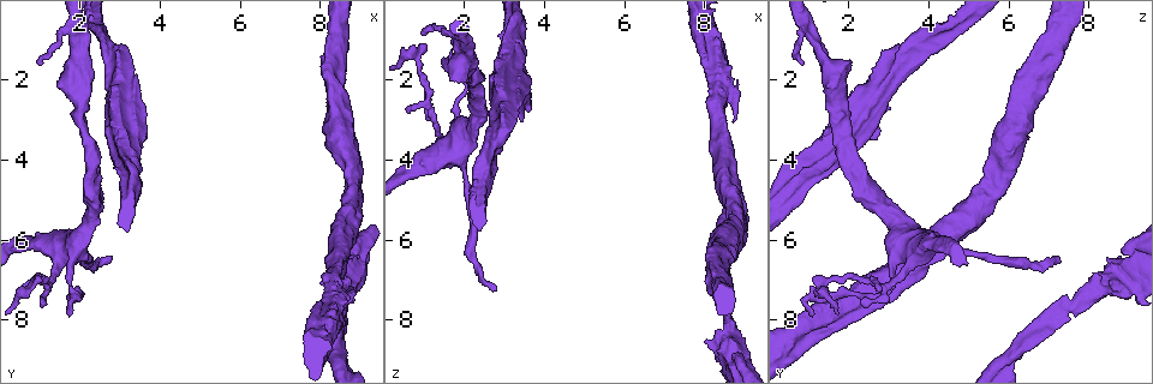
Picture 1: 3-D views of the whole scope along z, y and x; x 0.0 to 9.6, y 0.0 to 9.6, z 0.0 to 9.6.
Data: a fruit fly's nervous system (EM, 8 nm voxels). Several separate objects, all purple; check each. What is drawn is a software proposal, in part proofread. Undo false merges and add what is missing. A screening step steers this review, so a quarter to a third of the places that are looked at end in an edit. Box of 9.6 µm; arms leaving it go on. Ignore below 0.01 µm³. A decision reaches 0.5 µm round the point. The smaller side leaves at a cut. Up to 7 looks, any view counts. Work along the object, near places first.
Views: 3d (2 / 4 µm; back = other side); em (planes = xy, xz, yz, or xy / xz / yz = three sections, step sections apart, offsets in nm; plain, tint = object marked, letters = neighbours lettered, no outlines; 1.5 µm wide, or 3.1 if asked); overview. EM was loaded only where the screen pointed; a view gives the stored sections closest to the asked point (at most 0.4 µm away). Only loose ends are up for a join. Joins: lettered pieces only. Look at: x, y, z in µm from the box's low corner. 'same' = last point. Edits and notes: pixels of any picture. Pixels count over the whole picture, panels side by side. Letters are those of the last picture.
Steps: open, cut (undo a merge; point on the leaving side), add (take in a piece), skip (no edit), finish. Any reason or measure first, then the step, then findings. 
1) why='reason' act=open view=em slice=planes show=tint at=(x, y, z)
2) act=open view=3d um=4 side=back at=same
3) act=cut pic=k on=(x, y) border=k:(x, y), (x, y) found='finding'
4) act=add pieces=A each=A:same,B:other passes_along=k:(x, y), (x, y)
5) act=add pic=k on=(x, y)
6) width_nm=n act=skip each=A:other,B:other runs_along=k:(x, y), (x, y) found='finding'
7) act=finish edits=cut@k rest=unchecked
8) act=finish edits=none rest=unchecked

why='thick turns thin' act=open view=3d um=4 at=(2.60, 1.00, 3.90)

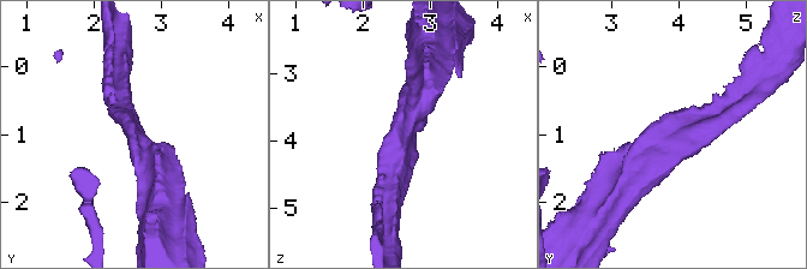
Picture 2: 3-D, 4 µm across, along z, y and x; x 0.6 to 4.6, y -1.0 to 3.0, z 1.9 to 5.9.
act=open view=em slice=xz step=4 show=tint at=(2.65, 1.00, 3.85)

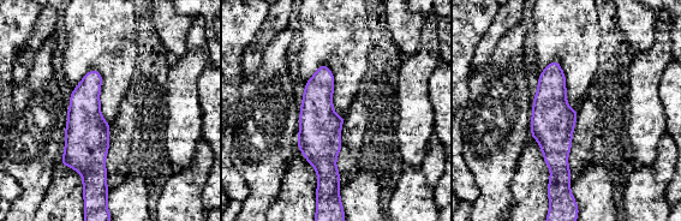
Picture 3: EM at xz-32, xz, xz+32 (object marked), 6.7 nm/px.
act=open view=em slice=planes show=letters at=same

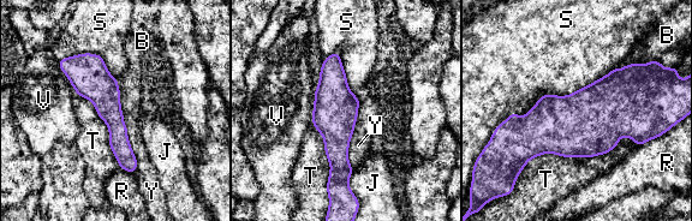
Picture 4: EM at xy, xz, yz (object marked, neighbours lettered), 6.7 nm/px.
width_nm=300 act=skip each=B:other,J:other,R:other,S:other,T:other,V:other,Y:other runs_along=4:(335, 55), (336, 156), (344, 183) found='all the same neuron'

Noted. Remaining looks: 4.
act=open view=em slice=xy step=4 show=tint at=(2.80, 6.35, 7.30)

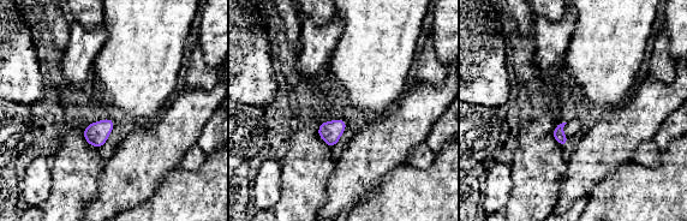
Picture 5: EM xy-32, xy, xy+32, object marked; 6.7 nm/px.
act=open view=em slice=yz step=4 show=letters at=same

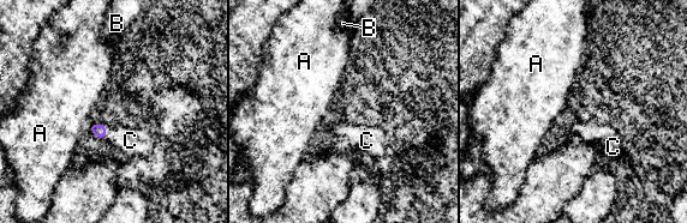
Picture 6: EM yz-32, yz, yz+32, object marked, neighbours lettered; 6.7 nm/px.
act=add pieces=C each=A:other,B:other,C:same found='the neuron continues'

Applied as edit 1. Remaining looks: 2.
act=finish edits=add@6 rest=unchecked

